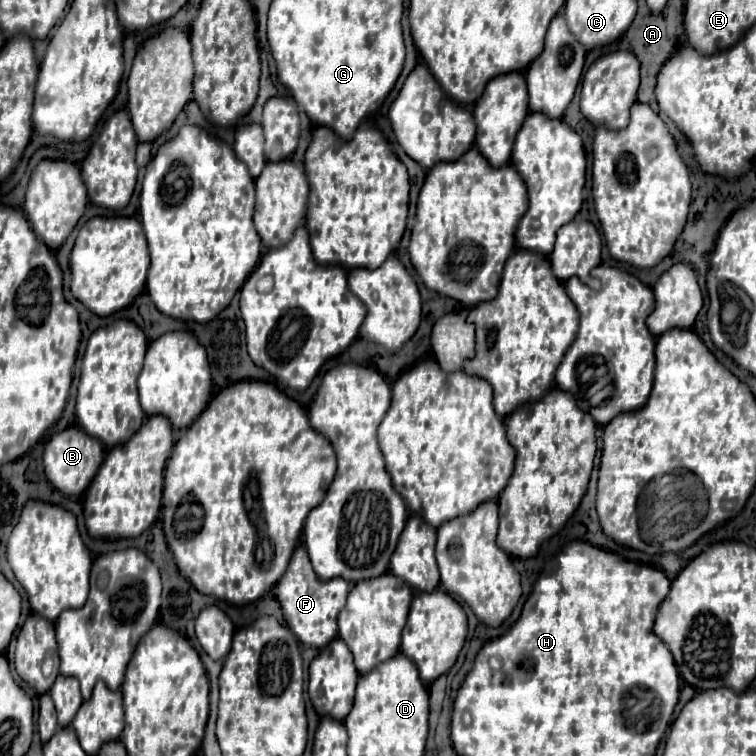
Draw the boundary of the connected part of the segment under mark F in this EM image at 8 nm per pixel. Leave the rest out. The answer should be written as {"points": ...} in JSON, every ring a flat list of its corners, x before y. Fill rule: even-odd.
{"points":[[298,546,294,550,284,576,278,580,274,588,290,630,298,636,302,644,308,644,314,648,324,648,330,640,338,636,338,612,346,604,348,590,350,590,350,582,346,582,344,578,320,580,314,574,304,546]]}

